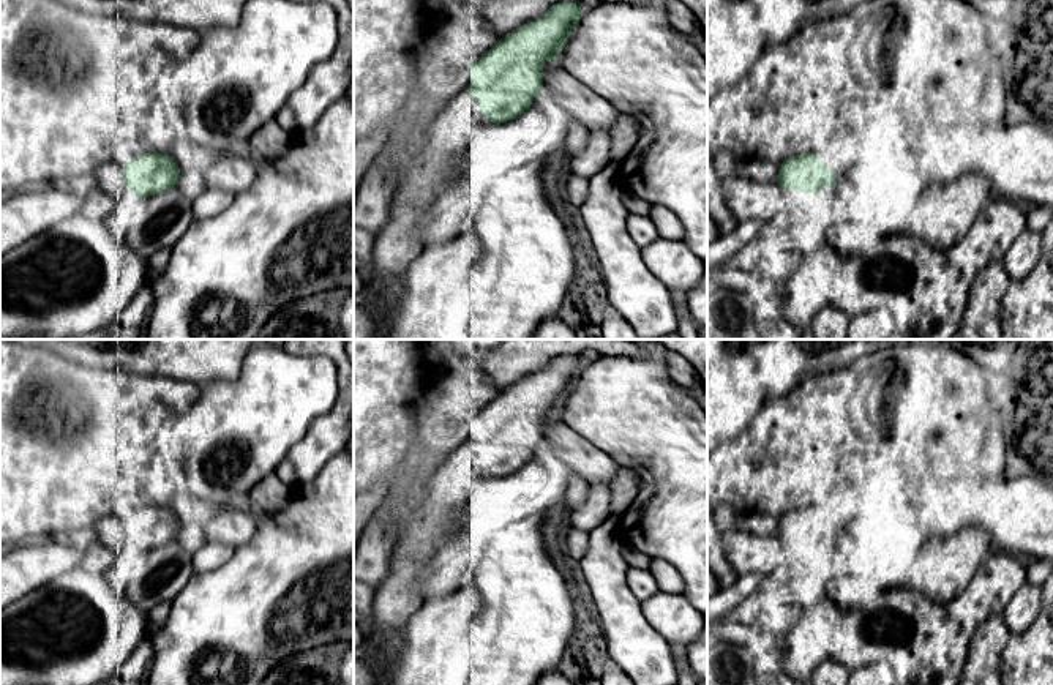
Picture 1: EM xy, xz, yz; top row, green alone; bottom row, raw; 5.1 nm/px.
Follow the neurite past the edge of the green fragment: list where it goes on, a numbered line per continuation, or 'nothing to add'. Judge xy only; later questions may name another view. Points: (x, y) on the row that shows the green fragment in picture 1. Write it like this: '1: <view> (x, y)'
1: xy (108, 174)

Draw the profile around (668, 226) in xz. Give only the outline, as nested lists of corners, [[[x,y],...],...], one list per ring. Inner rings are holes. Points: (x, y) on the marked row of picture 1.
[[[652,205],[649,216],[657,227],[658,238],[684,240],[685,235],[684,226],[669,208],[661,205]]]

